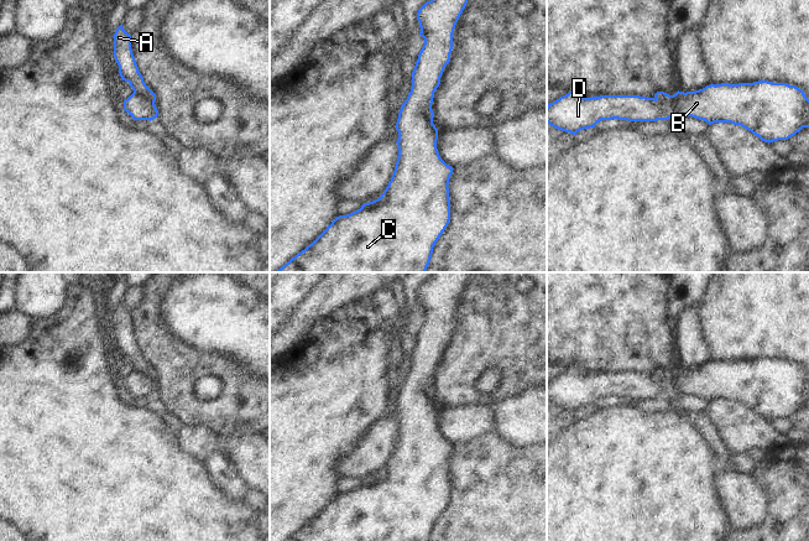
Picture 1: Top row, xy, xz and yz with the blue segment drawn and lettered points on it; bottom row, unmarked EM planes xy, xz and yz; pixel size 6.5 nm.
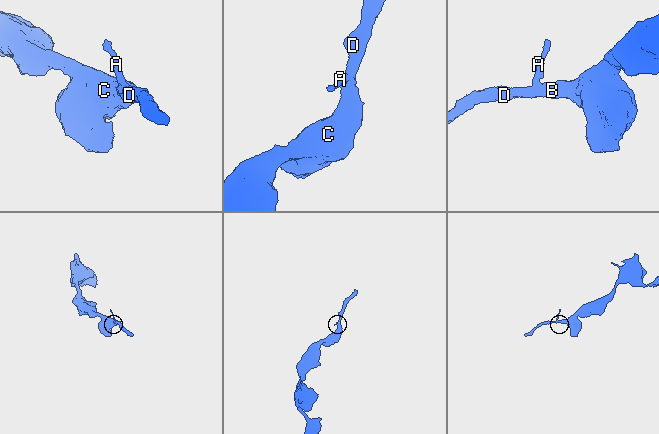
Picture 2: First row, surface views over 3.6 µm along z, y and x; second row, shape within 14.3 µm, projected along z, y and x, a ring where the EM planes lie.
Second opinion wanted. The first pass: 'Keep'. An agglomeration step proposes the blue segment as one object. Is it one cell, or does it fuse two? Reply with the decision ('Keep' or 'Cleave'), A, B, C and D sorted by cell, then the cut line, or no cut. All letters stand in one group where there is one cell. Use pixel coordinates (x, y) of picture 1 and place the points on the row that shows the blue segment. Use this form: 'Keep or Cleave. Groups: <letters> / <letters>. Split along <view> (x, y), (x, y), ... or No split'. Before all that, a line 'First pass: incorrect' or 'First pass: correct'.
First pass: incorrect
Cleave. Groups: A / B C D. Split along yz (656, 98), (661, 104), (662, 119)

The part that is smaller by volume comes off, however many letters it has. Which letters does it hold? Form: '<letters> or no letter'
A

